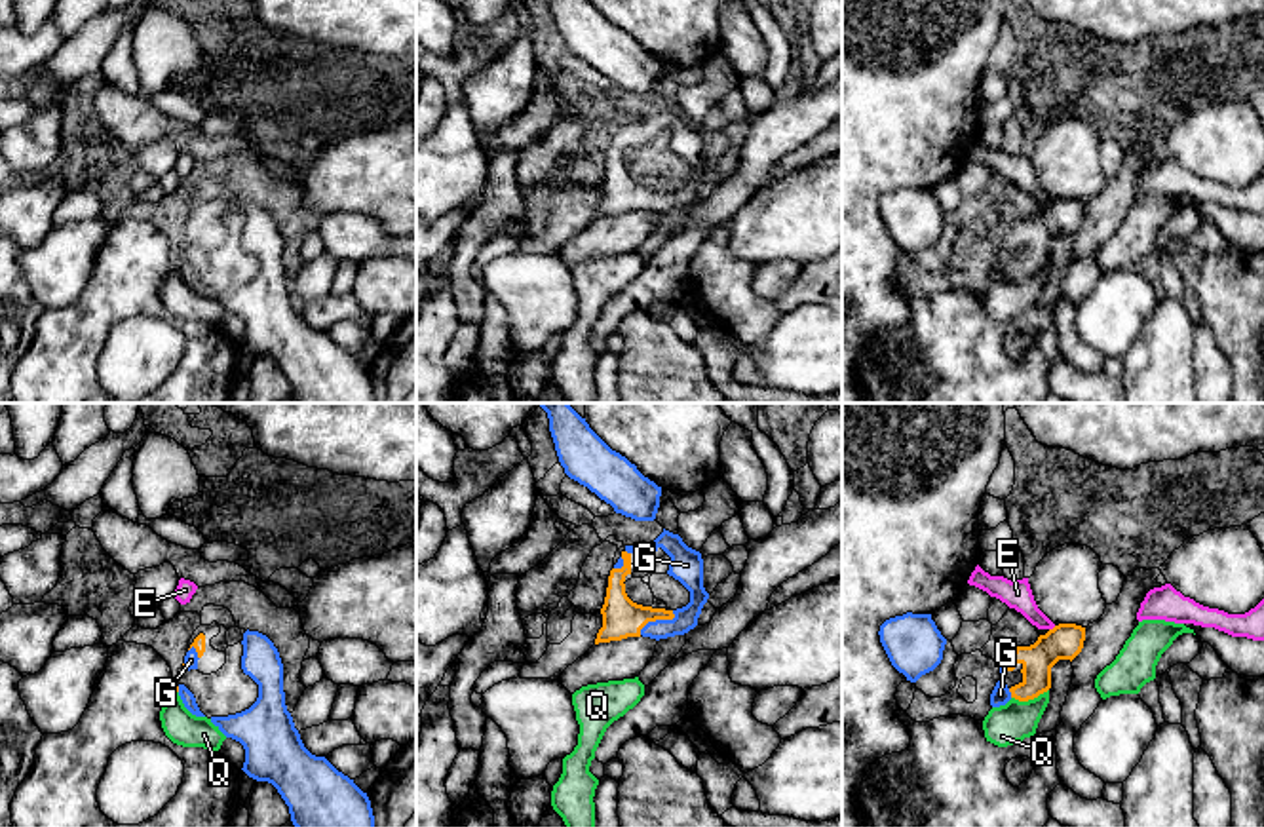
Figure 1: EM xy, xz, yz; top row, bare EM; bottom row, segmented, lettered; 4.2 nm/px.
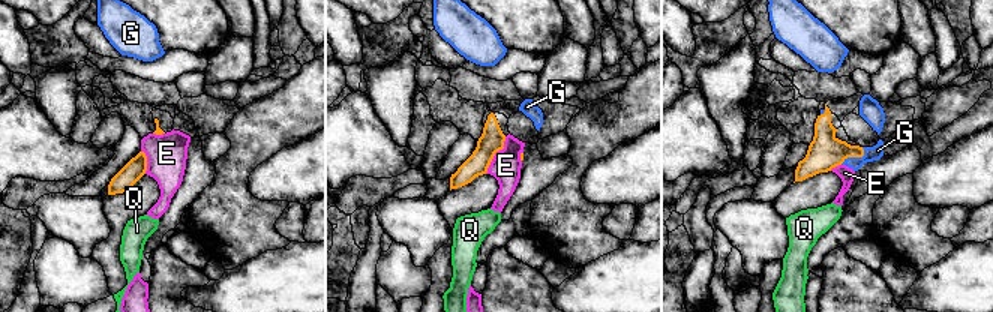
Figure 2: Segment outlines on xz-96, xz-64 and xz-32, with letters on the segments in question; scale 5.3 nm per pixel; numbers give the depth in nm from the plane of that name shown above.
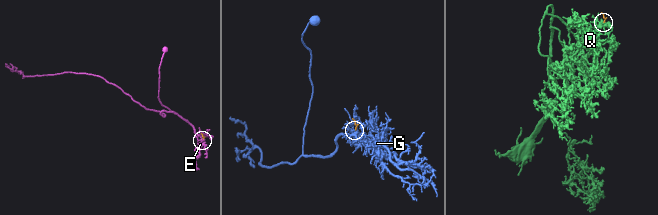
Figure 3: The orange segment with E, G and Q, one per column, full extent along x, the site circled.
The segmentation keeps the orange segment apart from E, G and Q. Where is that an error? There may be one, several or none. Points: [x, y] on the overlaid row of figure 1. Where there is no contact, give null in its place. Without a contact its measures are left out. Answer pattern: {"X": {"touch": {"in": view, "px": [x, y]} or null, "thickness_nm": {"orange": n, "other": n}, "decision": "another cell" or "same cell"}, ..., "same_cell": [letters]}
{"E": {"touch": {"in": "yz", "px": [1053, 628]}, "thickness_nm": {"orange": 160, "other": 120}, "decision": "another cell"}, "G": {"touch": {"in": "xz", "px": [658, 618]}, "thickness_nm": {"orange": 170, "other": 140}, "decision": "same cell"}, "Q": {"touch": {"in": "yz", "px": [1029, 698]}, "thickness_nm": {"orange": 140, "other": 170}, "decision": "another cell"}, "same_cell": ["G"]}

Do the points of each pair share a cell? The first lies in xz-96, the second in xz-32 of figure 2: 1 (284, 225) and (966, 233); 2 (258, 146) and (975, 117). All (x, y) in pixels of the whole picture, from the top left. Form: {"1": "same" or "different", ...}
{"1": "different", "2": "same"}

